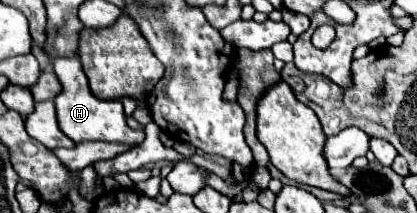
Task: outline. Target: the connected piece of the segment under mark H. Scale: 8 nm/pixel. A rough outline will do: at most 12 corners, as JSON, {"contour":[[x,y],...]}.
{"contour":[[55,58],[57,122],[75,144],[141,144],[119,100],[91,94],[81,62]]}

